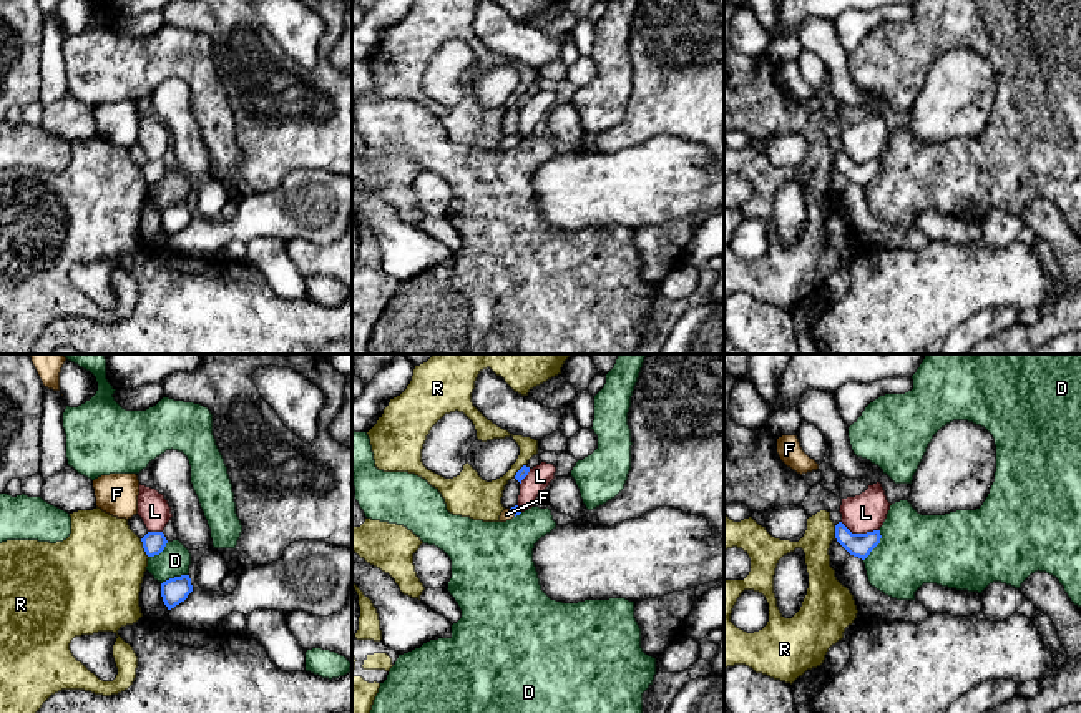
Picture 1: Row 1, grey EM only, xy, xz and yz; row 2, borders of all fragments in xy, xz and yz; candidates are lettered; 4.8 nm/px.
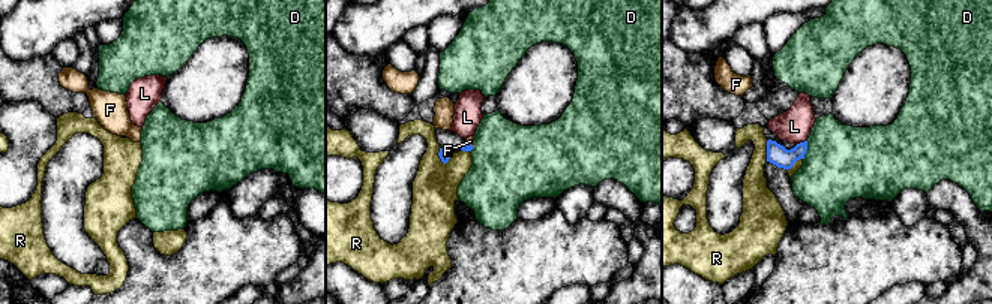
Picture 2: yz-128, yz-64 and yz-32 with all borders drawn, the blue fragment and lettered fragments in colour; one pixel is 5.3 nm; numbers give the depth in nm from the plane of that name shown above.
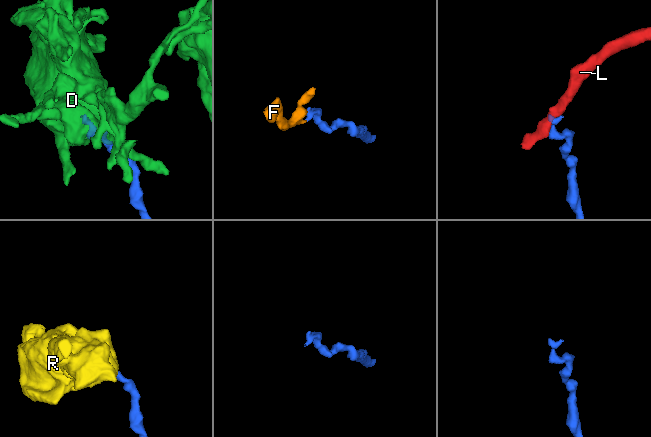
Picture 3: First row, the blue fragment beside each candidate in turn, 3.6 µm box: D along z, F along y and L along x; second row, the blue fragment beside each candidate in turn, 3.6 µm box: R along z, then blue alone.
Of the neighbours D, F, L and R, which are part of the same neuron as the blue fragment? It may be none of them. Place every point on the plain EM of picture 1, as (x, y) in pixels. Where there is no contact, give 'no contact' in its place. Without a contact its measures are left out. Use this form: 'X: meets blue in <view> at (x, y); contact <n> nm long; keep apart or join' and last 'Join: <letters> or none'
D: meets blue in yz at (877, 172); contact 170 nm long; keep apart
F: meets blue in xz at (513, 138); contact 50 nm long; join
L: meets blue in yz at (860, 162); contact 200 nm long; keep apart
R: meets blue in xy at (145, 177); contact 100 nm long; keep apart
Join: F

